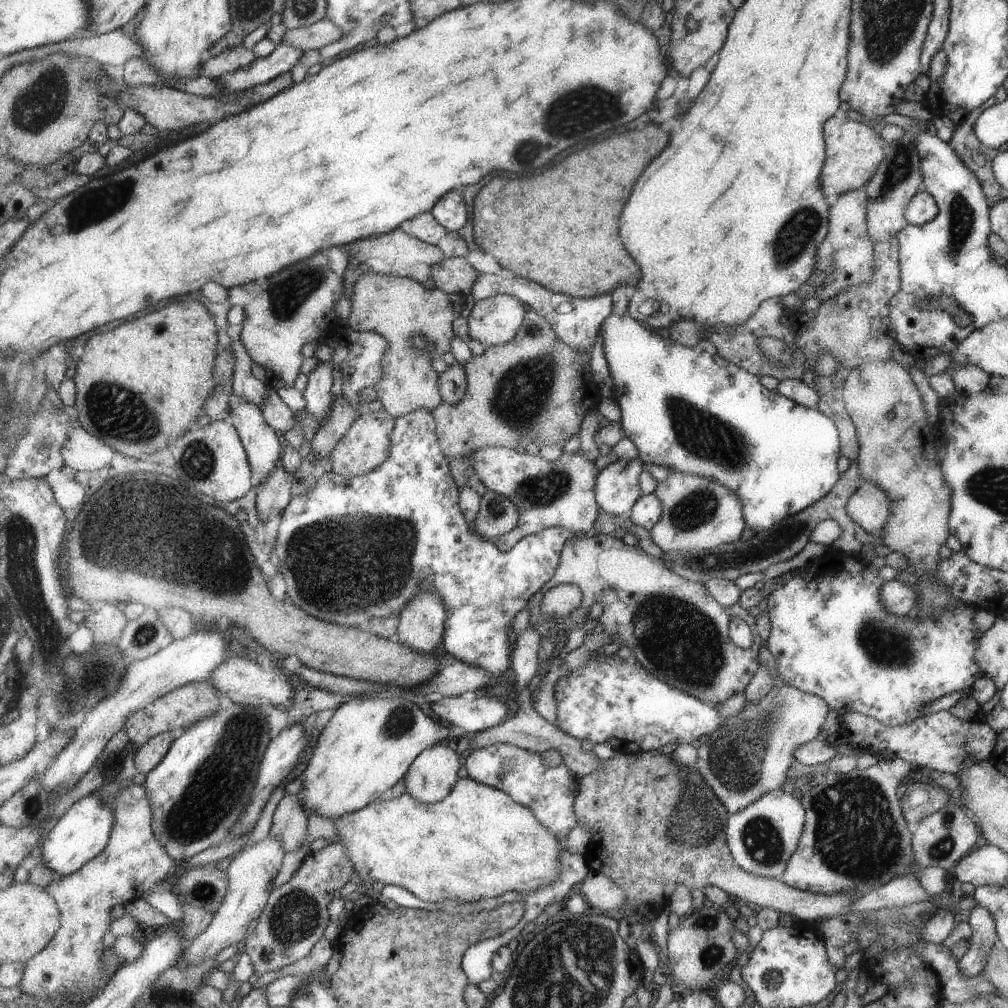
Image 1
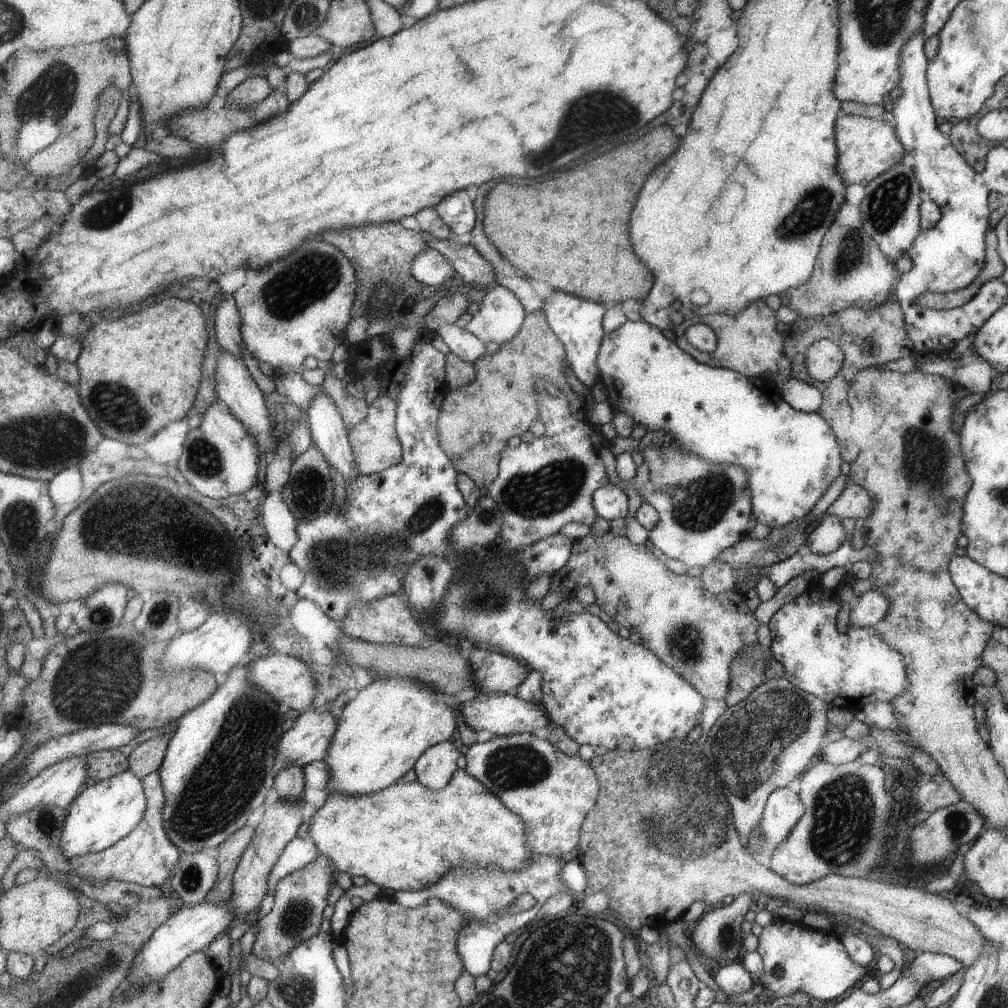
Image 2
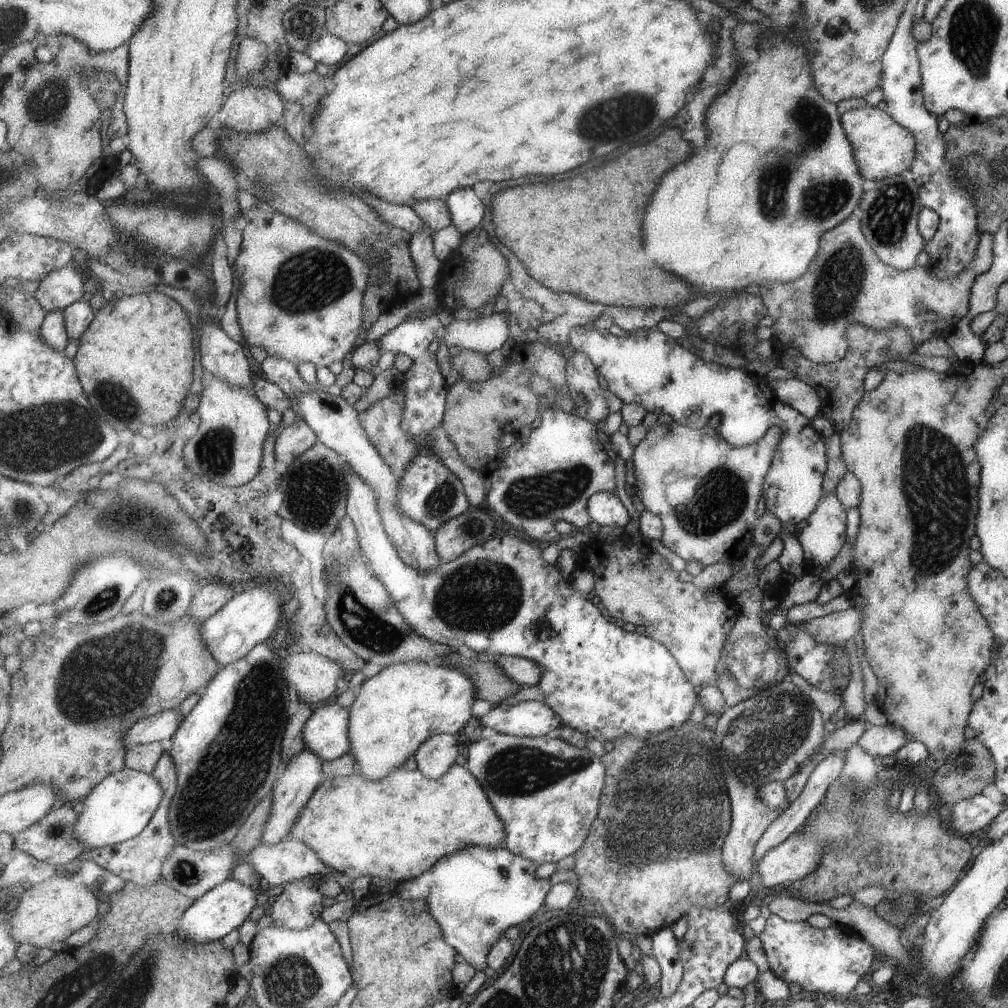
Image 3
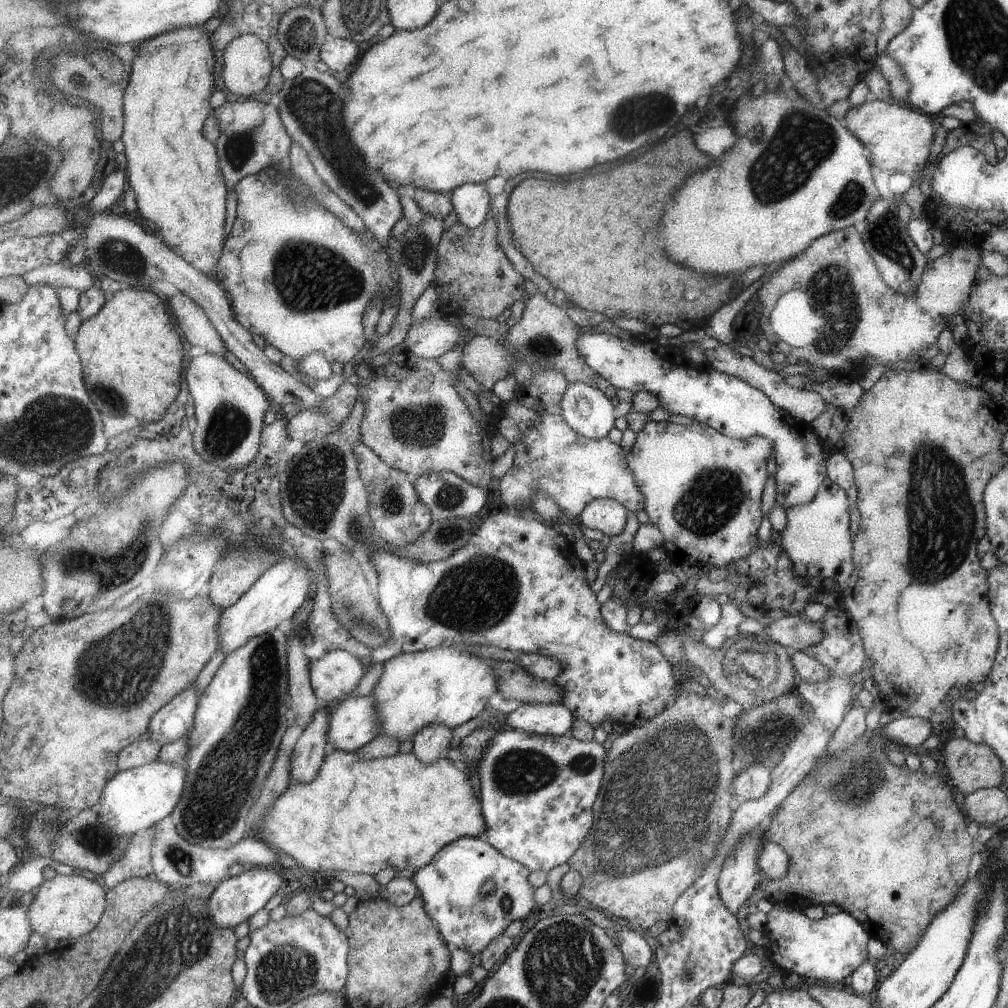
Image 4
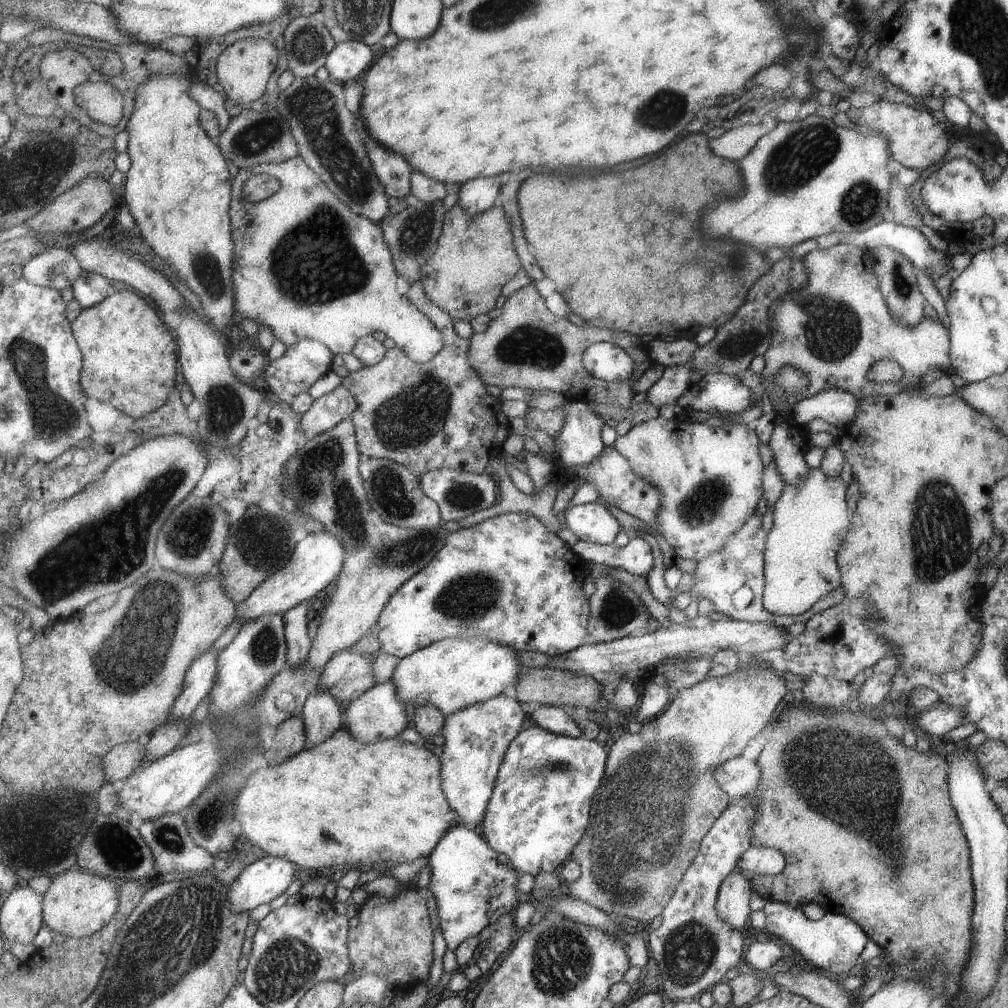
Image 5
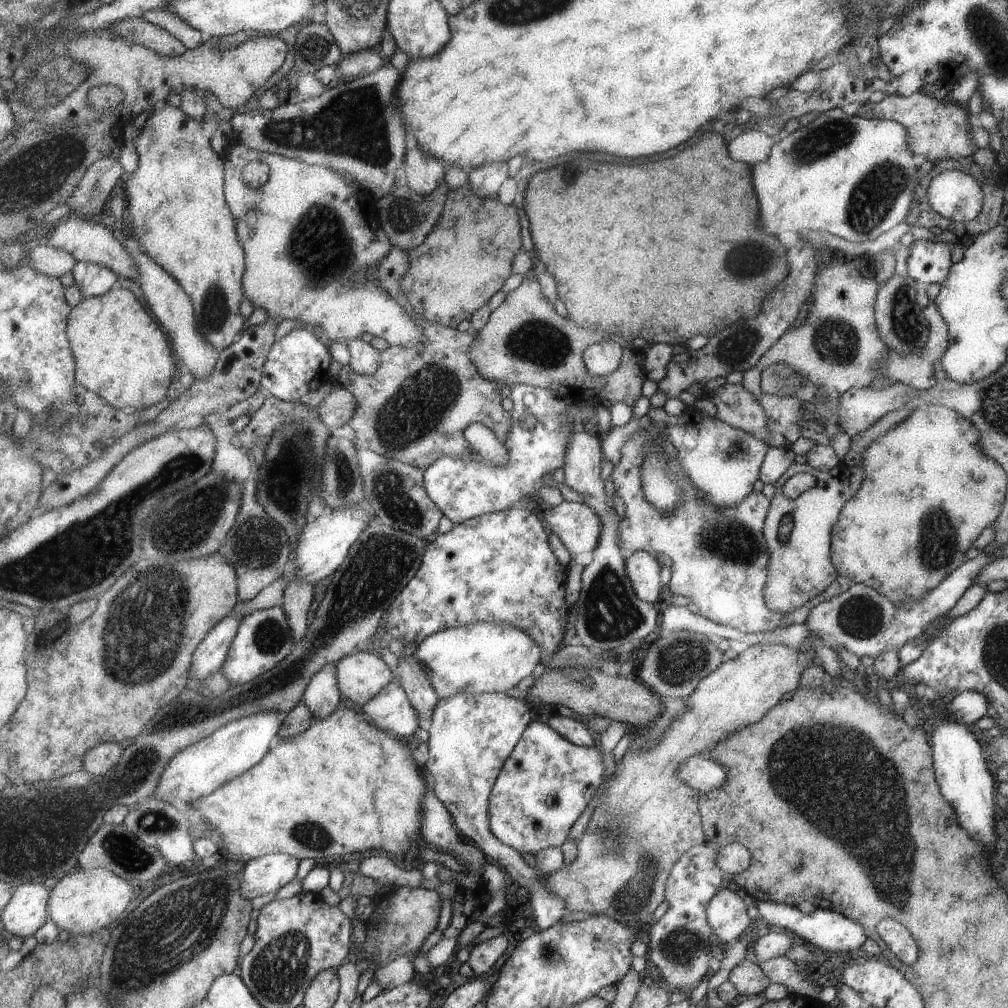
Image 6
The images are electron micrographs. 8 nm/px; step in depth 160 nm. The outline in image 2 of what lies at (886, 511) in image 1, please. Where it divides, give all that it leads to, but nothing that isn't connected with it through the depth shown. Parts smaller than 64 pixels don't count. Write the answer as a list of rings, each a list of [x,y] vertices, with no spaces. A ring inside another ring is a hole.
[[[850,481],[831,506],[827,506],[825,515],[833,514],[839,518],[855,518],[856,522],[871,515],[873,500],[861,486],[852,484]]]

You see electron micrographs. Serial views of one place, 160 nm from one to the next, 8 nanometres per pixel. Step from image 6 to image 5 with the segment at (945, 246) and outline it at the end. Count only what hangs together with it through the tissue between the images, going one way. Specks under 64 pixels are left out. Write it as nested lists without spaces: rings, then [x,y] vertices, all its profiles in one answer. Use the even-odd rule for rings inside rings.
[[[882,221],[879,224],[874,224],[871,228],[858,233],[840,233],[837,231],[831,231],[826,235],[821,235],[813,239],[807,239],[803,242],[789,247],[788,252],[785,256],[793,257],[794,259],[800,259],[806,252],[813,249],[826,249],[827,247],[833,246],[833,244],[845,243],[853,245],[859,248],[866,248],[870,252],[877,247],[889,247],[897,252],[900,252],[905,258],[911,261],[911,265],[914,266],[915,270],[927,270],[929,278],[932,279],[932,284],[937,288],[943,302],[947,300],[950,282],[952,281],[953,273],[949,272],[949,260],[947,260],[946,253],[939,253],[935,251],[931,244],[925,239],[925,236],[916,227],[906,227],[904,225],[887,225]]]

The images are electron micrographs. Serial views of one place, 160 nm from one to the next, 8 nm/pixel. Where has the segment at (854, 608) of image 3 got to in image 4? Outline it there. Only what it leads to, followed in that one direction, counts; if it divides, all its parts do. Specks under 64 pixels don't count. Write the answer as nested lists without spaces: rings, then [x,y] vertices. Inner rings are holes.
[[[788,615],[768,625],[762,624],[764,633],[758,639],[777,642],[784,648],[796,651],[808,651],[810,646],[817,644],[823,637],[822,622],[811,622],[803,615]]]

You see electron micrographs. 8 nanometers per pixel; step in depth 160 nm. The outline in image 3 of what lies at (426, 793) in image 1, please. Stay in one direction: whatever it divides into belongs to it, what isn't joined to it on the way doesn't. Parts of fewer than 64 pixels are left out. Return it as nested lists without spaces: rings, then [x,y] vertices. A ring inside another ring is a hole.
[[[441,733],[432,736],[419,747],[415,753],[417,768],[423,771],[429,779],[439,780],[445,776],[449,769],[455,764],[455,760],[459,758],[461,750],[459,750],[459,740],[457,735]]]

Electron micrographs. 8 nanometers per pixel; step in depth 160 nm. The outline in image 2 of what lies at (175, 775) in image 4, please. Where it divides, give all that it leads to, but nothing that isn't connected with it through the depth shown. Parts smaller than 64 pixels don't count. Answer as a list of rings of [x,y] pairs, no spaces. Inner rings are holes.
[[[130,769],[86,788],[75,798],[66,816],[61,850],[67,861],[73,856],[102,852],[125,839],[143,822],[147,808],[148,797],[142,778]]]

